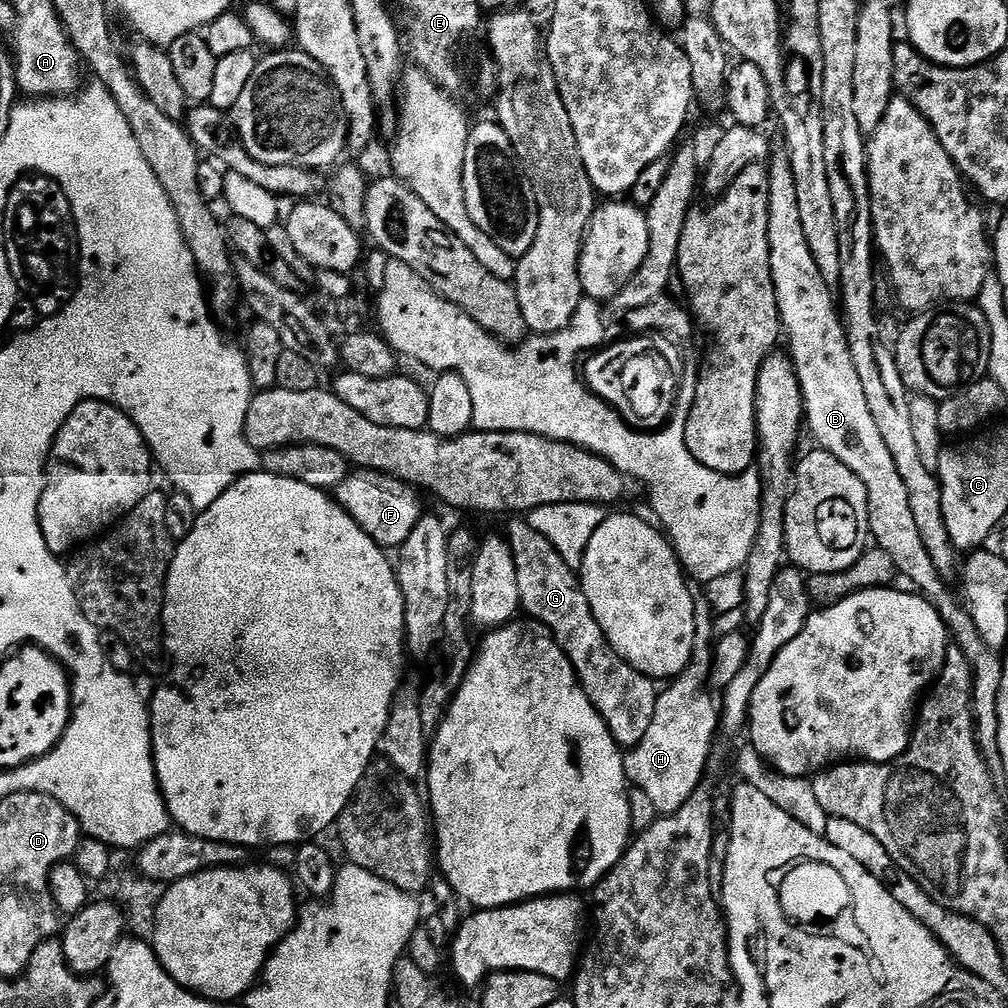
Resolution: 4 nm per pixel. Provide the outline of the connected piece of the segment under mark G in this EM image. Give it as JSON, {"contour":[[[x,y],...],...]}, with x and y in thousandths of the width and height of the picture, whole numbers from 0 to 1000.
{"contour":[[[523,515],[509,516],[512,517],[502,527],[502,535],[513,562],[514,589],[519,606],[524,606],[531,618],[540,620],[563,649],[575,682],[601,716],[611,737],[620,743],[628,742],[637,736],[641,724],[645,724],[645,716],[651,707],[652,680],[647,672],[638,671],[626,663],[603,640],[599,626],[585,605],[585,597],[575,584],[572,568],[556,553],[552,543],[534,530],[534,526],[527,524]]]}

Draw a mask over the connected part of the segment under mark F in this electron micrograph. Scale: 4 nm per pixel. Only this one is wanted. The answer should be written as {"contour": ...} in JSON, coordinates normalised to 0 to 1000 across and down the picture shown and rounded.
{"contour":[[[364,466],[346,467],[345,473],[331,485],[333,499],[351,514],[351,518],[355,518],[355,522],[359,522],[376,544],[382,546],[396,545],[417,517],[417,492],[414,485],[395,474]]]}

